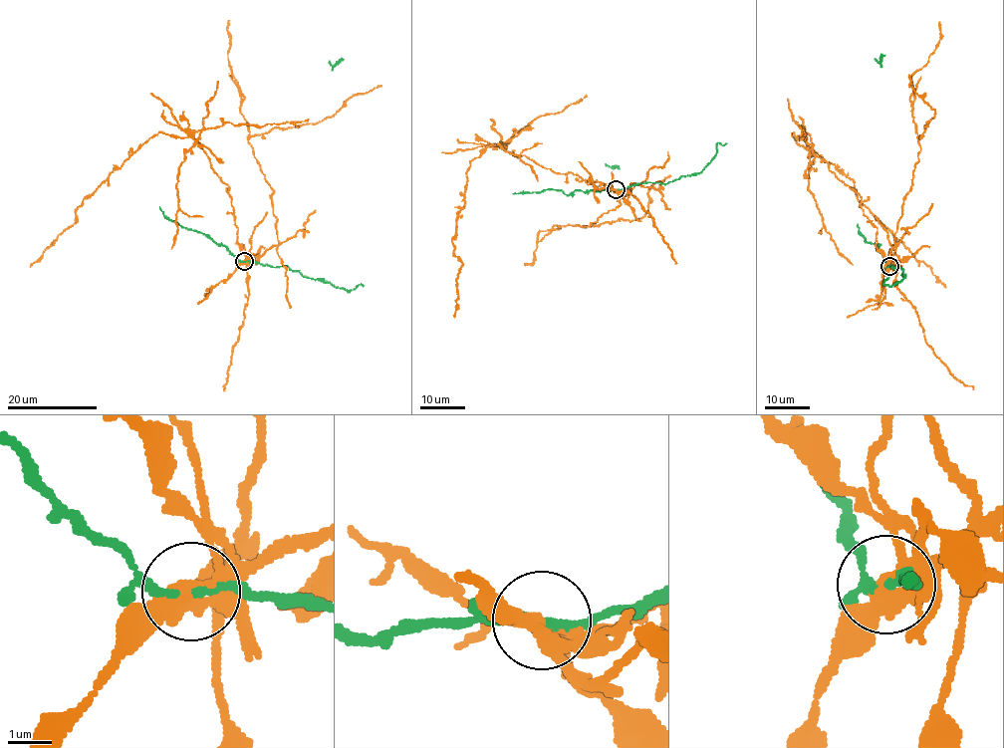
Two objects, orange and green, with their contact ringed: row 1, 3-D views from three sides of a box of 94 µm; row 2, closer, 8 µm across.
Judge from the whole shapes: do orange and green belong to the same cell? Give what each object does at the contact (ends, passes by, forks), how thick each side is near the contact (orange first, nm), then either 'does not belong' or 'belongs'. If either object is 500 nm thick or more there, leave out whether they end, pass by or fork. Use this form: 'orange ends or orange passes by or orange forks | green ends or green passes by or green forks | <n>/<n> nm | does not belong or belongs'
orange forks | green passes by | 340/190 nm | does not belong

